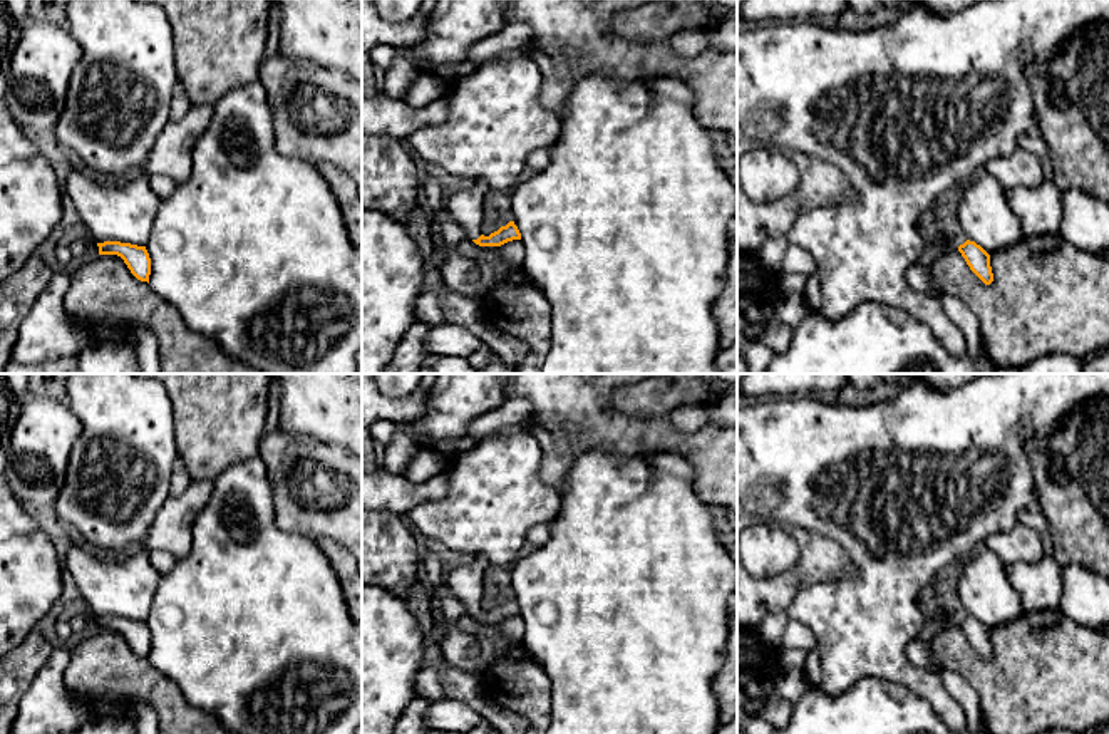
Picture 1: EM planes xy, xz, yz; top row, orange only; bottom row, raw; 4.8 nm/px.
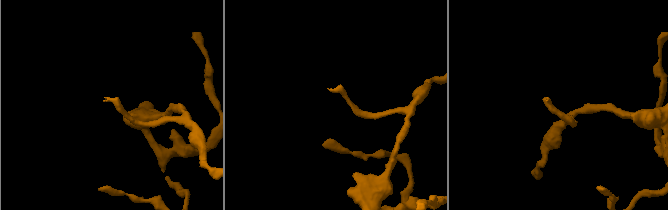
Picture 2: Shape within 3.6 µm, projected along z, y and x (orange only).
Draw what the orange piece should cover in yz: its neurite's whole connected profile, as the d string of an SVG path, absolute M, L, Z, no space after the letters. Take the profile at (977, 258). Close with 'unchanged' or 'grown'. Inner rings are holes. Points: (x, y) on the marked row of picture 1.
M967 240L958 246L958 251L965 258L970 270L985 283L993 282L993 273L990 266L990 255L975 241Z; unchanged

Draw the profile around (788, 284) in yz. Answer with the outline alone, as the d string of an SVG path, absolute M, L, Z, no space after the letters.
M781 273L777 277L777 290L781 295L802 293L806 287L804 275Z

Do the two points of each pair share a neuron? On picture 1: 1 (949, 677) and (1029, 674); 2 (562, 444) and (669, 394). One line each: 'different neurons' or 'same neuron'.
1: different neurons
2: different neurons

